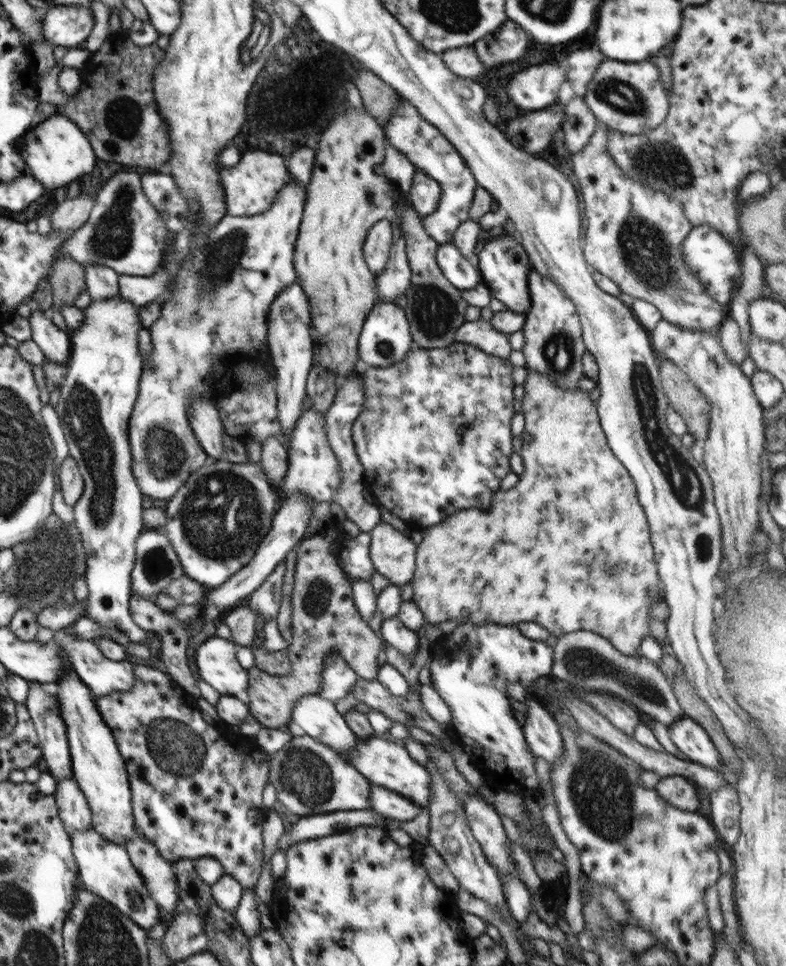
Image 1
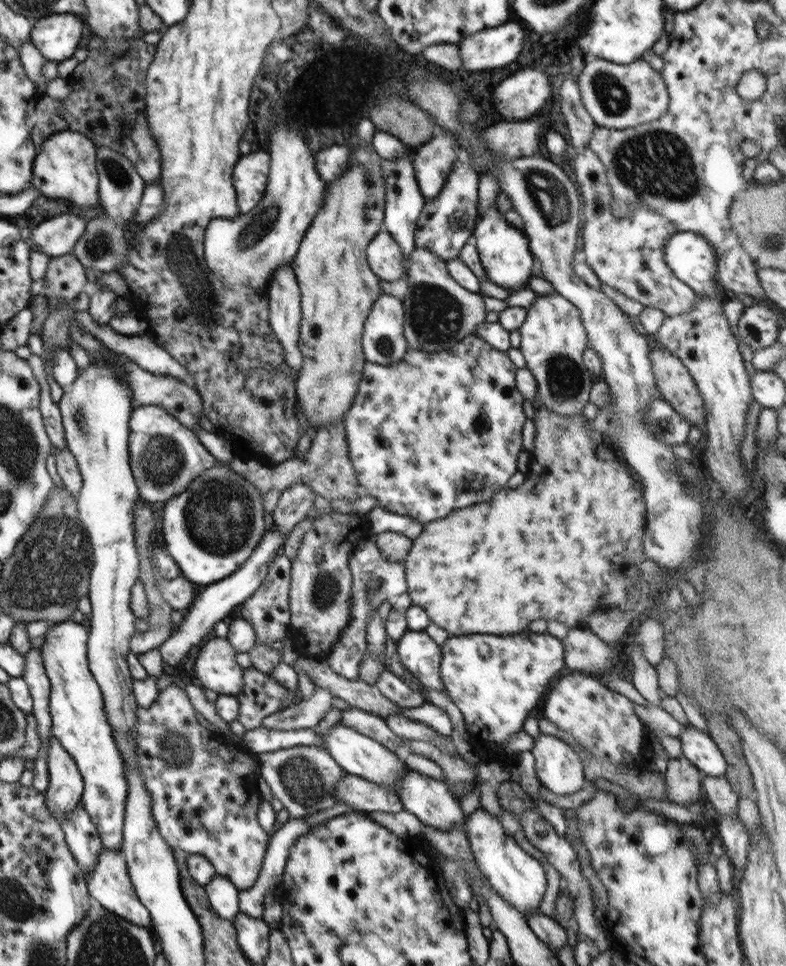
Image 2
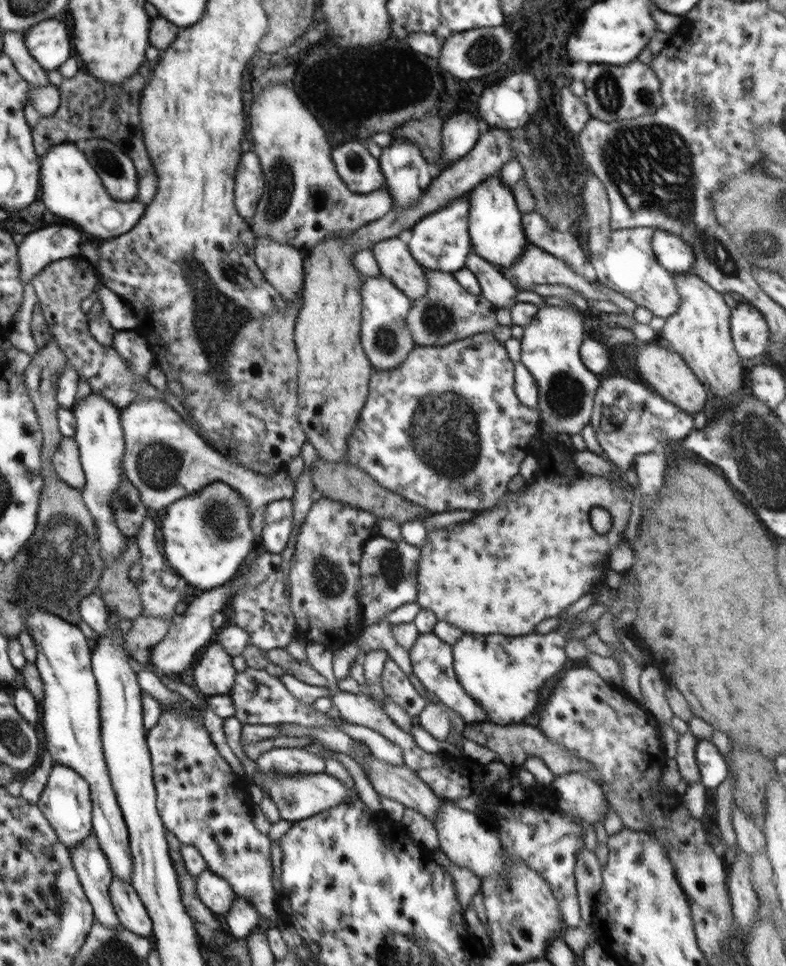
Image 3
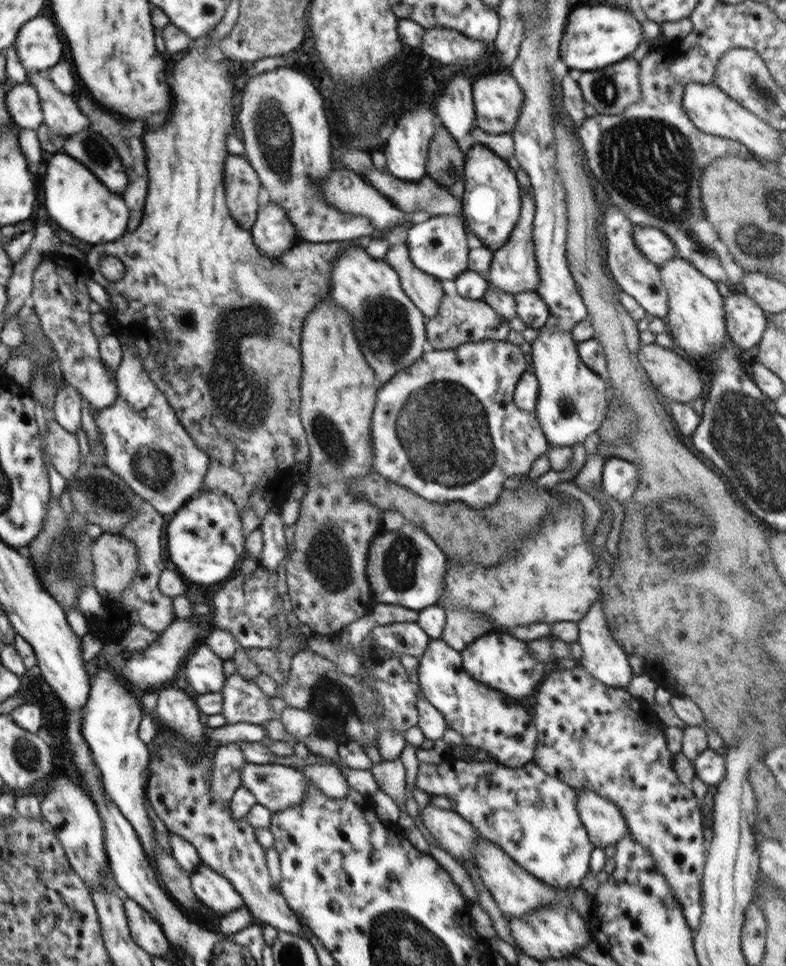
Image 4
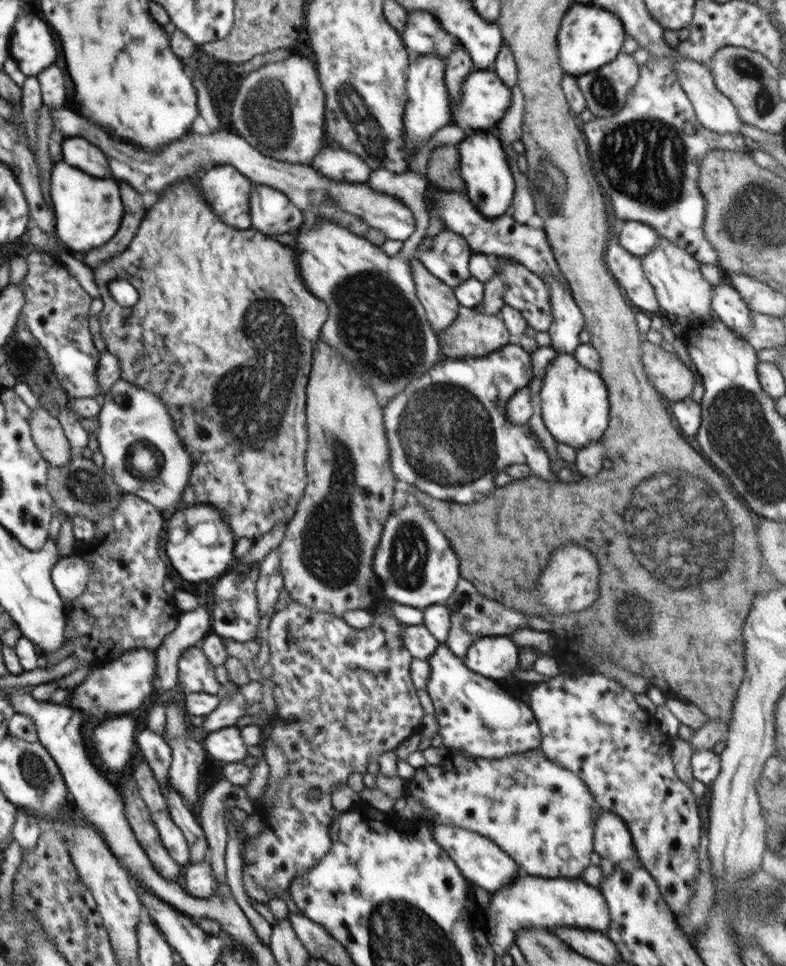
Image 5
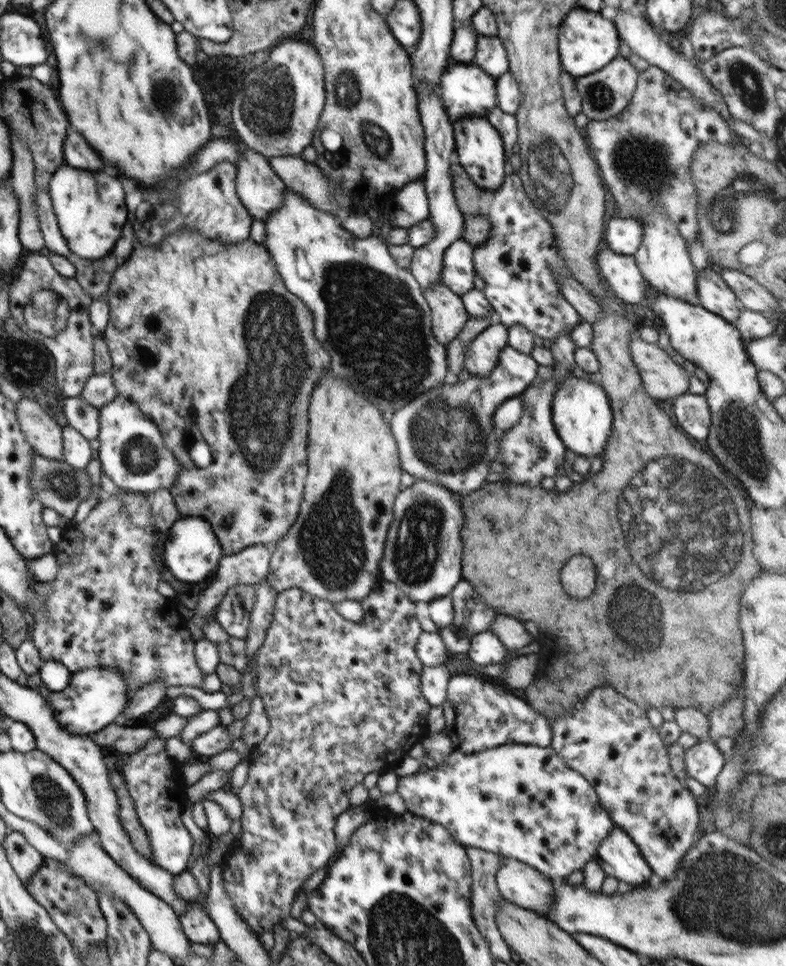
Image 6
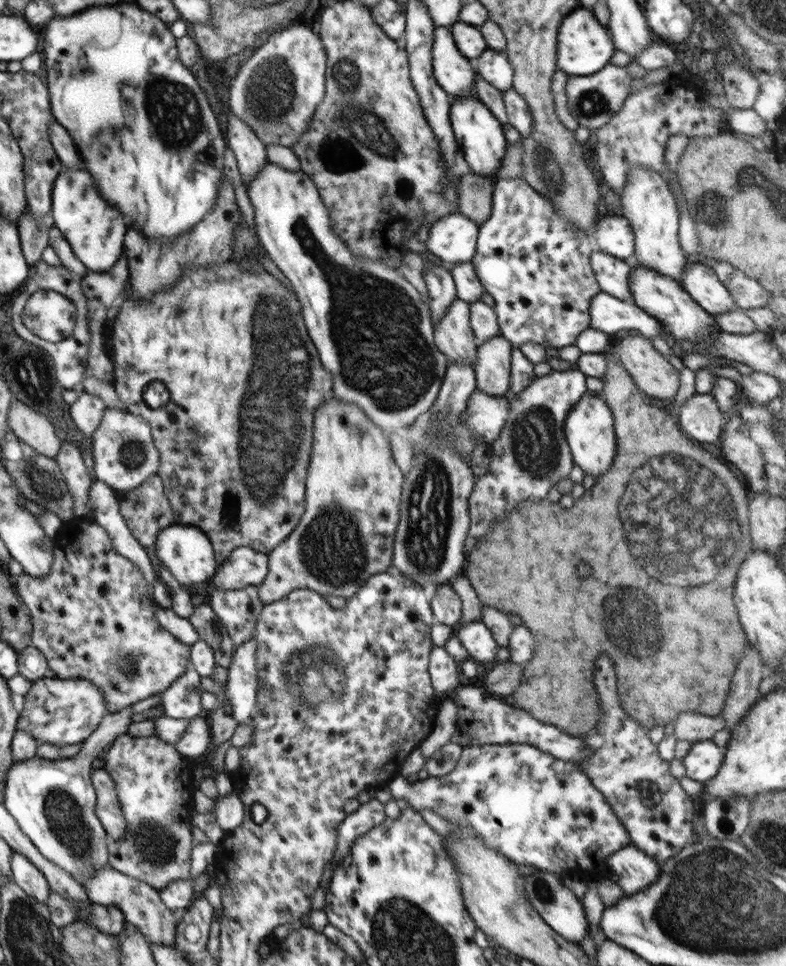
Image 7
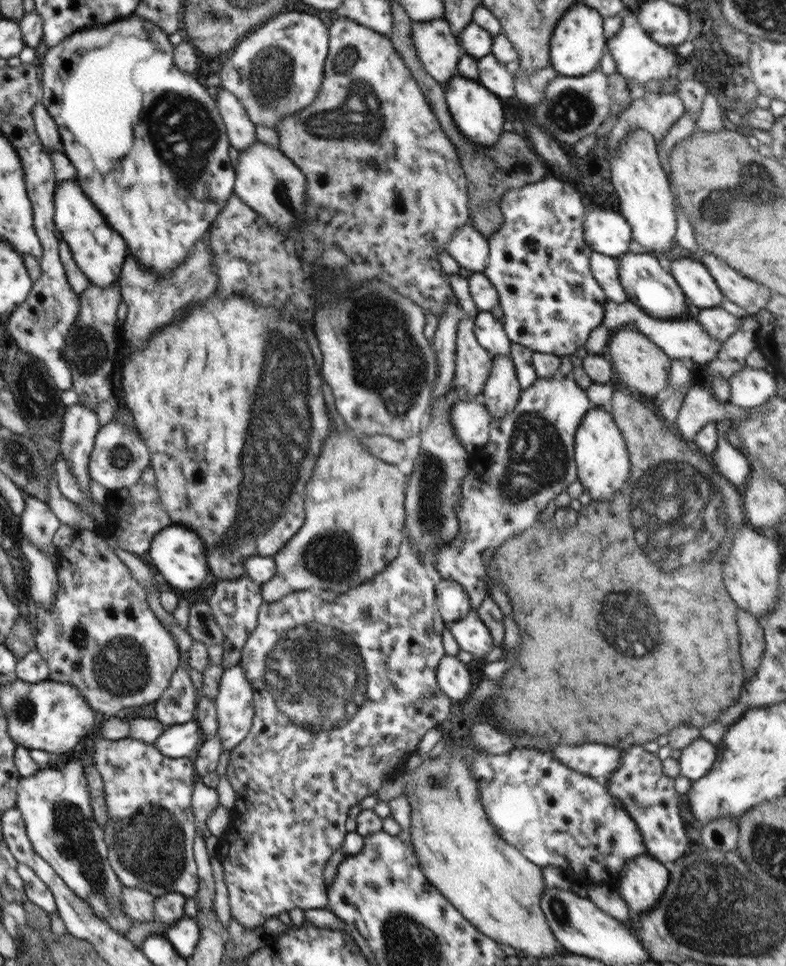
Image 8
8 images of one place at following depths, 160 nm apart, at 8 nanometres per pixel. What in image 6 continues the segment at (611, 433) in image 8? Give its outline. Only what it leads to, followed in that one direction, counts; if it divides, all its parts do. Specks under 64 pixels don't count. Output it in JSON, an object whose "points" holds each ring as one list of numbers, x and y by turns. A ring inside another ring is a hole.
{"points":[[570,376,559,382,559,389,553,396,552,424,565,447,575,456,600,456,609,441,613,412,605,389,598,382]]}

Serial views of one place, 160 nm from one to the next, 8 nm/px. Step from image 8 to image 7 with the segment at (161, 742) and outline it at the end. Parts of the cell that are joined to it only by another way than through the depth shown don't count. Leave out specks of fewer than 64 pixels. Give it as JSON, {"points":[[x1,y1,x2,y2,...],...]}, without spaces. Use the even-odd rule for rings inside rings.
{"points":[[196,715,190,719,189,727,182,733,174,749,186,758,198,758,206,754,211,745,211,732,209,723,203,715]]}

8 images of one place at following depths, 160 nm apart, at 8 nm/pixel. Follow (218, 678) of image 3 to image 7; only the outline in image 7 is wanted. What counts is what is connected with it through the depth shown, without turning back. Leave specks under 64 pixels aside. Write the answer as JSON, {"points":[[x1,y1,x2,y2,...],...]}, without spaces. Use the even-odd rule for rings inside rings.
{"points":[[72,518,61,525,57,534,52,538,54,545,54,560,51,566,51,571,44,577,33,578,24,573,14,578,15,588,18,594,24,600,27,606,27,612,31,616,31,624,33,626,31,633,31,645,46,658,49,669,53,672,57,679,86,679,92,685,102,691,104,695,104,702,108,713,118,712,127,706,133,705,135,702,142,701,154,695,161,695,164,693,180,676,186,674,186,669,190,666,190,647,178,641,176,636,170,634,166,629,162,629,156,613,154,613,154,603,147,593,147,582,143,577,140,569,127,558,118,554,111,545,110,537,107,536,106,531,98,523,88,520,87,518]]}

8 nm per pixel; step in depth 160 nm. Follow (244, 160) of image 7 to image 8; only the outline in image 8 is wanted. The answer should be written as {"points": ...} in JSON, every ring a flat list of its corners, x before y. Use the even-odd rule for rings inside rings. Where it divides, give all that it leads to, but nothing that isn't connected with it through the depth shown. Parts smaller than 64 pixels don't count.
{"points":[[222,87,217,91,215,101,226,127,229,144,238,152,244,152,256,144,255,124,234,93]]}

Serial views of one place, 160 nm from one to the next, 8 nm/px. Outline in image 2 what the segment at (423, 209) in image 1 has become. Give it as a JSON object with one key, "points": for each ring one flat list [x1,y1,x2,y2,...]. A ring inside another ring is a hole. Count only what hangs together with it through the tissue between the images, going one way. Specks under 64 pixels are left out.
{"points":[[439,129,434,137,413,151,416,182,425,201,438,197,446,179,452,173,452,165,463,154,458,146,456,135]]}

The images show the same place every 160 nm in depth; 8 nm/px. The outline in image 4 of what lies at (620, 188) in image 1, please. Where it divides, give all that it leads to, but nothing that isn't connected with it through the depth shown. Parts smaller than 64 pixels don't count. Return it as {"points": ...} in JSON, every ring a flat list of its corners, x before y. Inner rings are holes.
{"points":[[612,205,607,208,602,218,602,230,606,238,606,262,605,270,610,278,614,280,616,286,622,292,634,297,634,300,654,317,666,318,668,314,667,290,660,279,660,268,658,265,650,262,635,245,633,239,633,225,630,219,624,217,618,208]]}

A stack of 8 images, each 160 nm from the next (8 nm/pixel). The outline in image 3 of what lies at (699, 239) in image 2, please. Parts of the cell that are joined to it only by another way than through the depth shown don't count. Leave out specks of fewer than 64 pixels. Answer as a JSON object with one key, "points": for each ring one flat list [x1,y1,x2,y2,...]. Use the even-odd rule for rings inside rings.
{"points":[[656,229,651,238,651,245,658,264,668,273,694,274,696,257,693,248,679,236]]}

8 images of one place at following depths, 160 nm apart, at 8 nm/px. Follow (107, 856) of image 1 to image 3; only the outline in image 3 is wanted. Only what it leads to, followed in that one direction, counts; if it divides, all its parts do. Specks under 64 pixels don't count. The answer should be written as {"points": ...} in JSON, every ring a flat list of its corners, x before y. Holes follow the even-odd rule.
{"points":[[114,876,110,886,108,894,110,894,110,901,120,919,121,926,138,936,151,938,153,922,132,884]]}

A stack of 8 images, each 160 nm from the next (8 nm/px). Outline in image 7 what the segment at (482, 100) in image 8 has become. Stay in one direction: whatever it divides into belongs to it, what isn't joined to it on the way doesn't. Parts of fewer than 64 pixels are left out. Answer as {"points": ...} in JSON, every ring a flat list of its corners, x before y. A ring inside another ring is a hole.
{"points":[[456,97,452,100,450,122,459,149,471,171,483,177,494,177,500,168,509,144,501,122,490,112,490,109,476,97]]}

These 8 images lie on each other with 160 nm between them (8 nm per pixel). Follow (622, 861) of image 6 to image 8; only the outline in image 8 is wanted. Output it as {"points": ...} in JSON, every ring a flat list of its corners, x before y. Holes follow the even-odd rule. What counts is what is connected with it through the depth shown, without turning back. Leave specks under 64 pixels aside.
{"points":[[644,853,627,859,620,874,620,886,615,888,620,892,622,899,626,901,632,913,648,912,662,899,669,878,669,871,665,868,665,863,661,863,654,857]]}

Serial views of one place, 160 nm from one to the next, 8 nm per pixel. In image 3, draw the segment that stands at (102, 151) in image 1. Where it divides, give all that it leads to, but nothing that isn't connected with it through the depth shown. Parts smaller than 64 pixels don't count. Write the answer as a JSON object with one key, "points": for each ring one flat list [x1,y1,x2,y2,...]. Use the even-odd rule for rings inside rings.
{"points":[[145,60,139,71,122,84,107,84,92,76,85,67,72,78,64,78,59,86,60,104,50,115,42,116,34,128,32,139,35,152,40,158,46,150,63,143,75,143,90,138,102,139,118,146,134,164,138,178,136,201,150,204,158,189,158,176,144,143,140,126,140,105,144,87,153,75,153,63]]}

